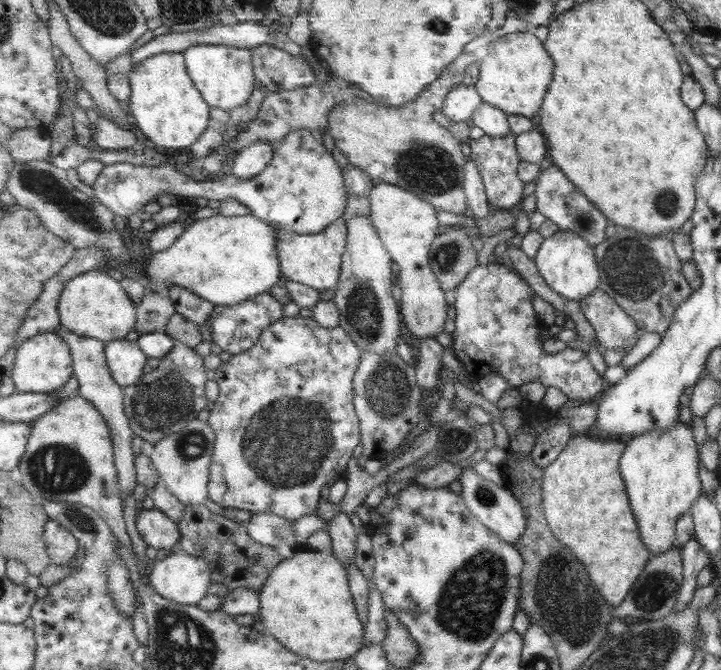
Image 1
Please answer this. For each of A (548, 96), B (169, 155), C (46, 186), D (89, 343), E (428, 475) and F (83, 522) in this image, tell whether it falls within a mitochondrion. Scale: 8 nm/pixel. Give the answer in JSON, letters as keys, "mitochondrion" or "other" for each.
{"A":"other","B":"other","C":"mitochondrion","D":"other","E":"other","F":"mitochondrion"}

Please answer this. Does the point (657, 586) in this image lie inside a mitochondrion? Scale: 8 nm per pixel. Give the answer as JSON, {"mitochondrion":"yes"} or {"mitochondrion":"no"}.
{"mitochondrion":"yes"}

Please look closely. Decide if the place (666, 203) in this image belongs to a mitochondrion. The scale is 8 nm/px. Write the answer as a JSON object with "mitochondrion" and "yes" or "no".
{"mitochondrion":"yes"}

